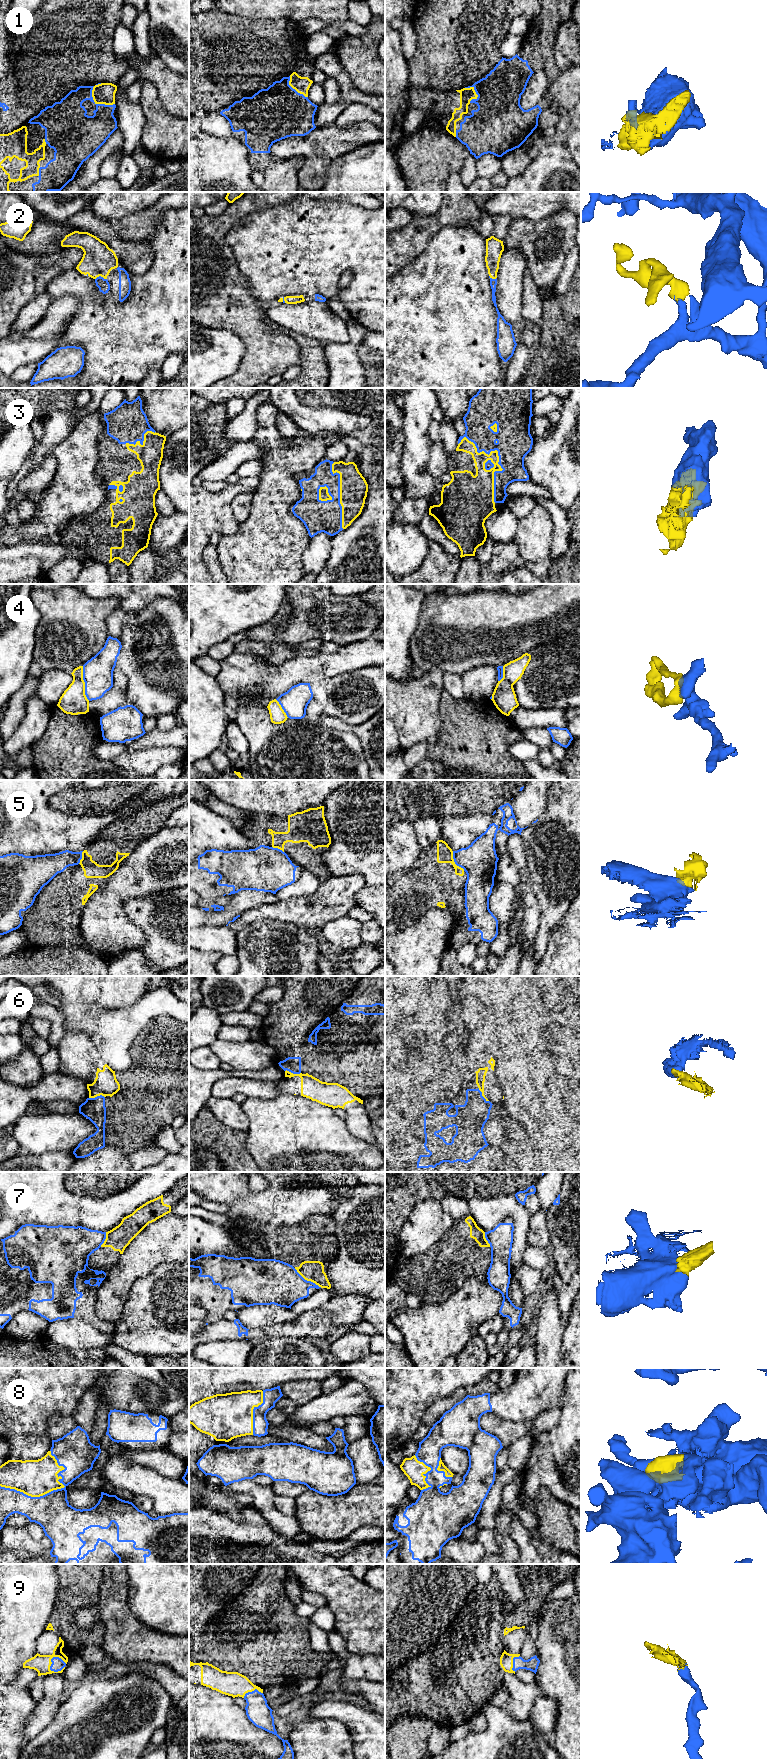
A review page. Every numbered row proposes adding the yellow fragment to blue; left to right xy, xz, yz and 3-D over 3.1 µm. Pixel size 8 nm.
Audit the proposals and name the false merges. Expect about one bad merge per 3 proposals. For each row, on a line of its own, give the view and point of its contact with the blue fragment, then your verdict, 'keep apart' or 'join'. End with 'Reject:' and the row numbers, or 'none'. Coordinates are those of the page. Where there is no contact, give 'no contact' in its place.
1: contact xy (97, 104); join
2: contact xy (100, 276); join
3: contact yz (499, 461); join
4: contact xy (85, 683); keep apart
5: contact yz (454, 861); keep apart
6: contact xy (97, 1096); keep apart
7: contact xz (308, 1281); keep apart
8: contact xy (43, 1495); join
9: contact xy (53, 1657); join
Reject: 4, 5, 6, 7

